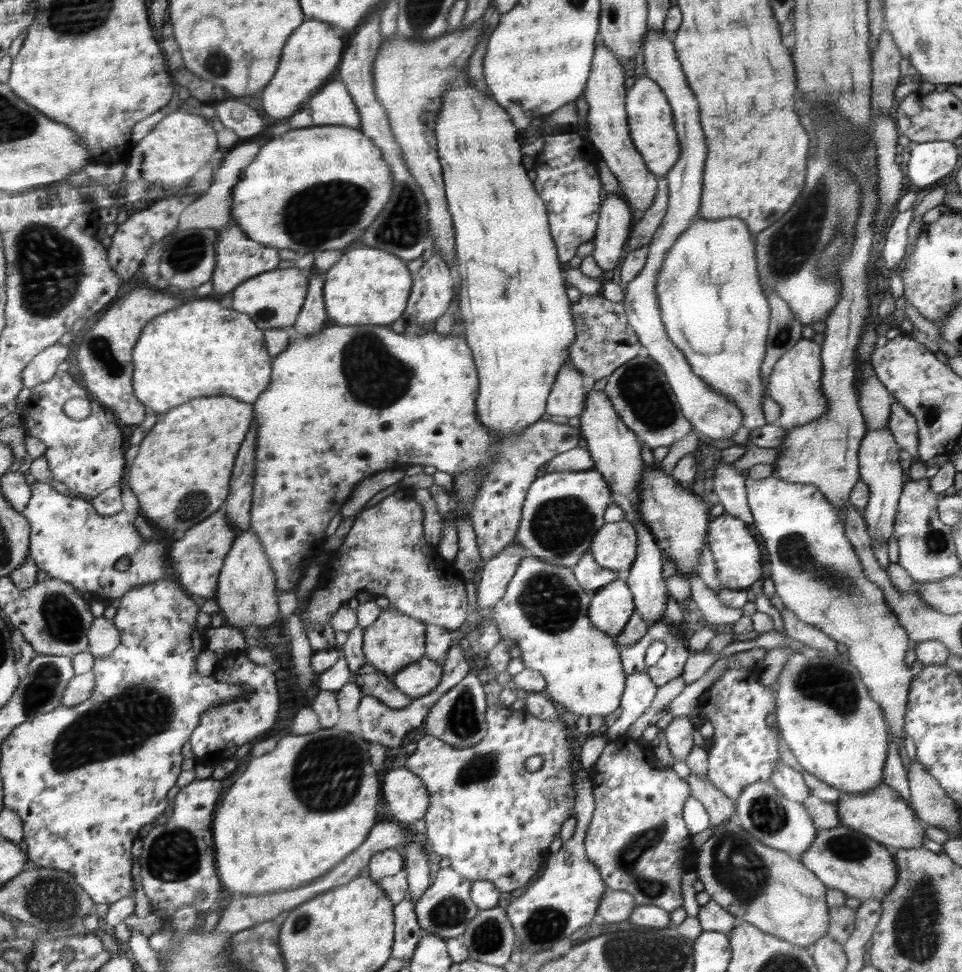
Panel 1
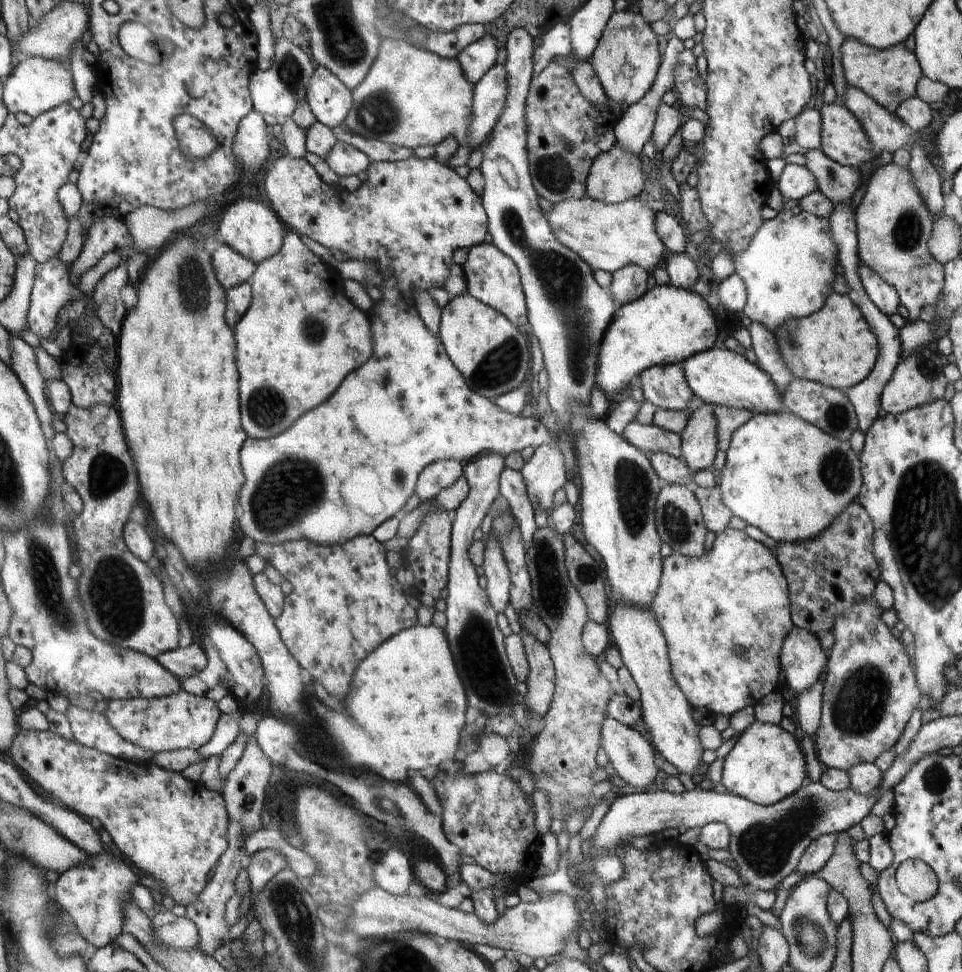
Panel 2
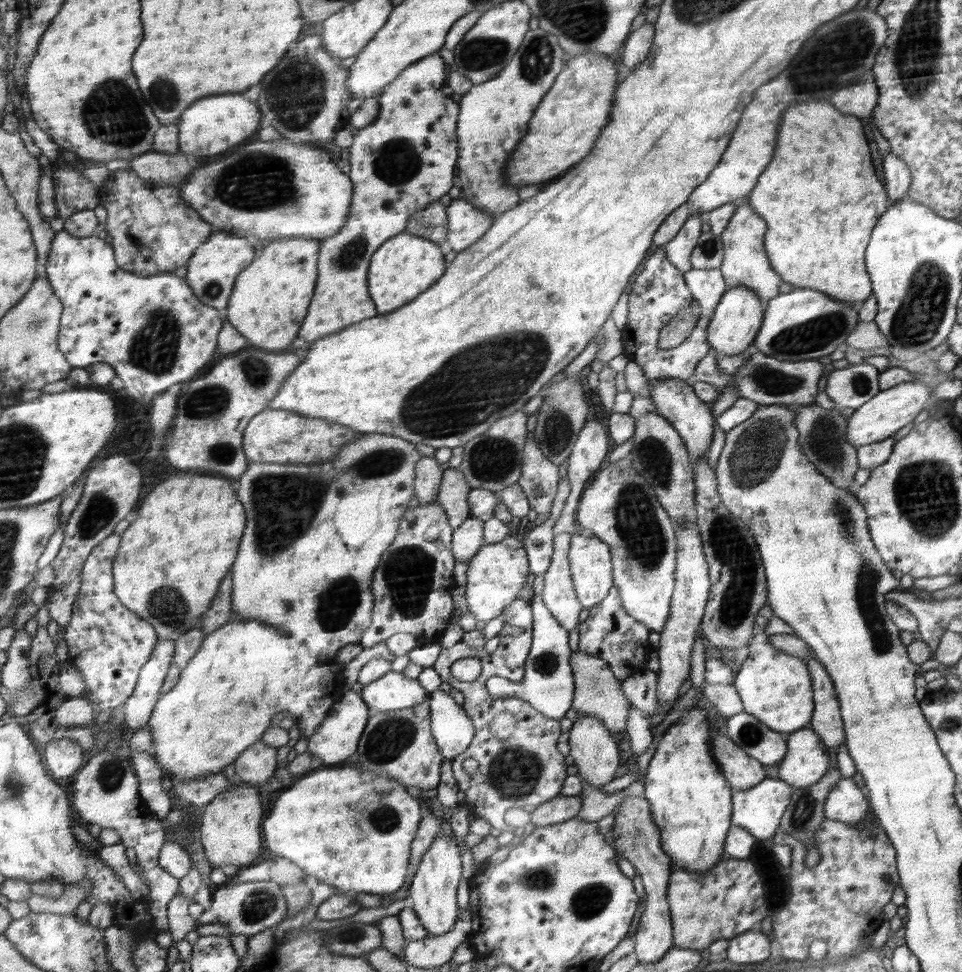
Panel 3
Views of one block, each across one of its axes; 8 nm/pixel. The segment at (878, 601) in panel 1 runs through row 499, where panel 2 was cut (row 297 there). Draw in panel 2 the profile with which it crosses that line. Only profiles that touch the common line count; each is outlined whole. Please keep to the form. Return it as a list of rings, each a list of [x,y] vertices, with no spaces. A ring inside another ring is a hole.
[[[779,212],[773,220],[768,220],[754,236],[744,254],[734,258],[735,274],[742,278],[747,291],[747,304],[744,310],[746,321],[760,322],[773,332],[775,327],[794,317],[806,317],[820,311],[834,288],[834,280],[839,272],[838,248],[832,238],[832,230],[827,218]]]

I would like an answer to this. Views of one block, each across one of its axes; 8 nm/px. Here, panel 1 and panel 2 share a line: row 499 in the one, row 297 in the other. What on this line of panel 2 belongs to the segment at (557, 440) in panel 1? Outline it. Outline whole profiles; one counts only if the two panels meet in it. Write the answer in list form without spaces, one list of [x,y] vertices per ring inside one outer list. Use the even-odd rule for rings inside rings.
[[[290,232],[286,236],[285,247],[280,248],[280,252],[262,260],[257,264],[256,274],[250,280],[253,290],[253,303],[246,312],[241,324],[235,329],[238,340],[238,366],[242,372],[242,426],[246,428],[249,439],[270,439],[282,435],[285,431],[293,427],[296,420],[301,419],[306,412],[322,405],[324,400],[330,399],[340,386],[351,374],[360,369],[369,359],[373,357],[373,320],[371,312],[363,312],[355,306],[347,297],[343,285],[344,279],[330,263],[330,258],[323,260],[316,256],[304,242],[301,236],[295,232]],[[483,243],[471,246],[461,268],[467,285],[467,294],[496,309],[518,327],[522,327],[528,322],[526,320],[526,302],[524,302],[525,292],[522,292],[519,269],[496,245]]]

